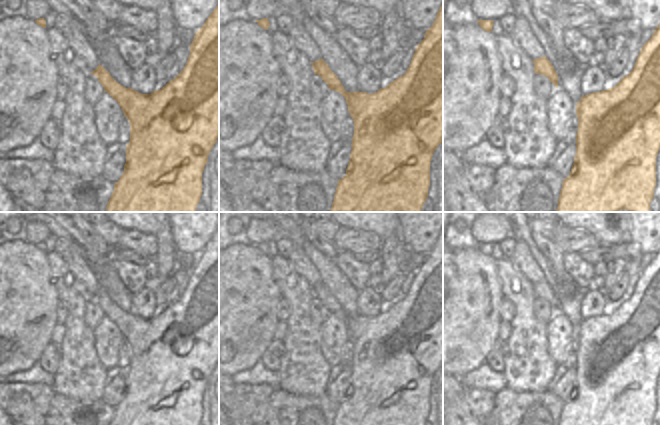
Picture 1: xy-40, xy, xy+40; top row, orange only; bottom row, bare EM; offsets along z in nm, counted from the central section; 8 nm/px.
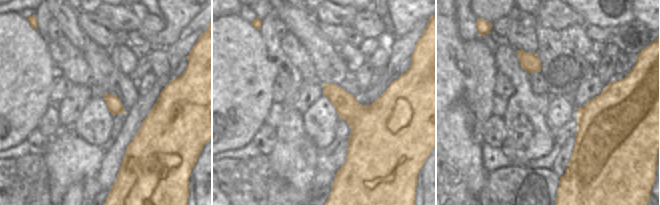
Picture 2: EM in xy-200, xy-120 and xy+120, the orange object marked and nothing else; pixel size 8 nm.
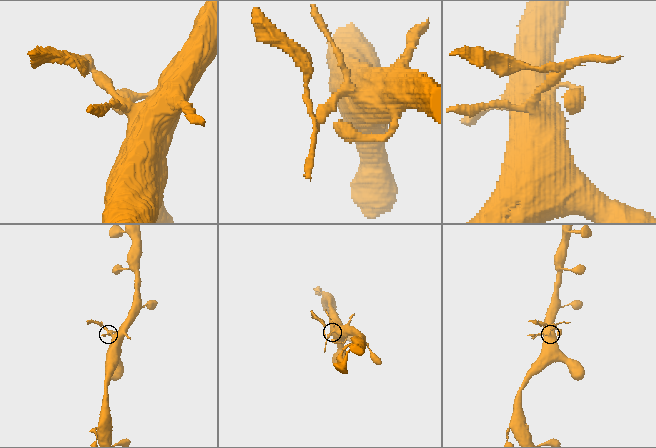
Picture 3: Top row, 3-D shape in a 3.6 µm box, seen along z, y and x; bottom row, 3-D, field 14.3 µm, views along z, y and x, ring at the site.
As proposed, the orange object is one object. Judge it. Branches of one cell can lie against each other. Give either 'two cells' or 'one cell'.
two cells

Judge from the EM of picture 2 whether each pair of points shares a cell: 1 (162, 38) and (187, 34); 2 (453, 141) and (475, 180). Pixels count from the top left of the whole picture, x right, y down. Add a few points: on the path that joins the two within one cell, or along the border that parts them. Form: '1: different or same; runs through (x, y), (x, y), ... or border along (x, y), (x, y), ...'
1: different; border along (194, 17), (181, 31), (179, 37), (165, 48)
2: same; runs through (462, 151), (471, 170)

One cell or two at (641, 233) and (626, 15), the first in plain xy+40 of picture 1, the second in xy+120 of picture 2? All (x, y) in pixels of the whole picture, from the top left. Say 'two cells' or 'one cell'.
two cells

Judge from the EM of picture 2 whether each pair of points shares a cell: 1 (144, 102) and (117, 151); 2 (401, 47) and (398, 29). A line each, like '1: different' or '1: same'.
1: same
2: different

